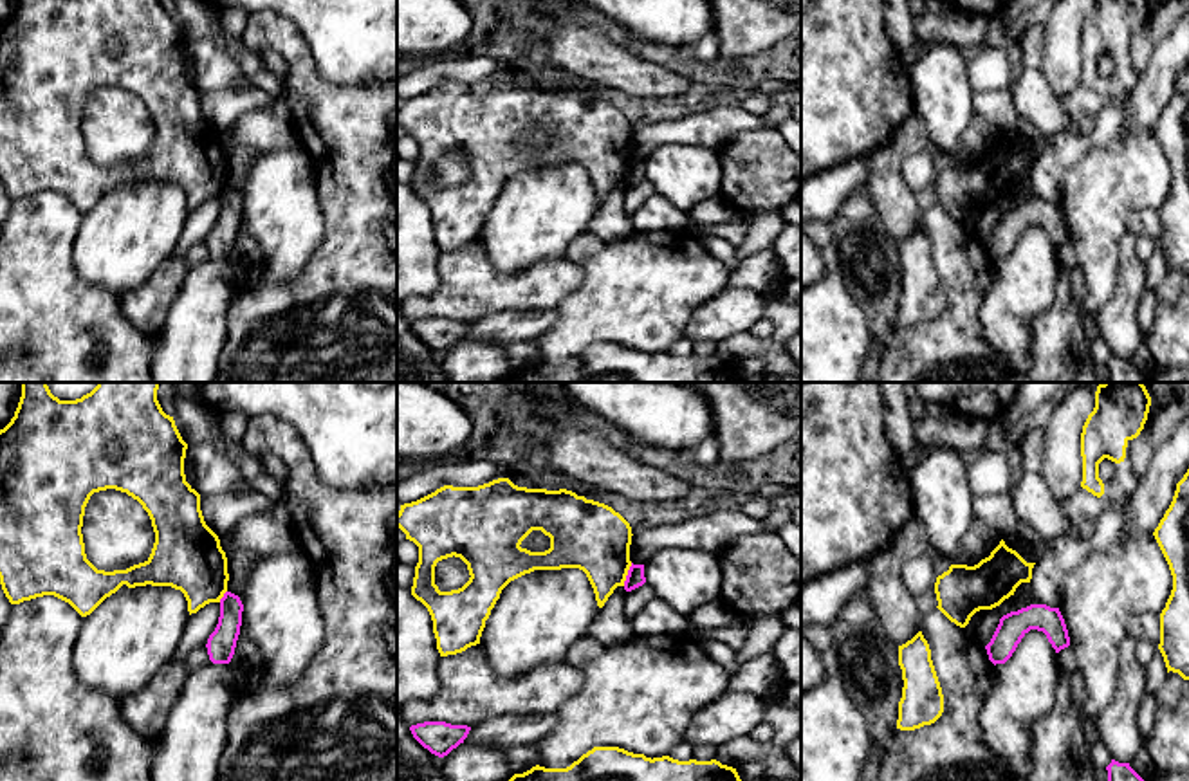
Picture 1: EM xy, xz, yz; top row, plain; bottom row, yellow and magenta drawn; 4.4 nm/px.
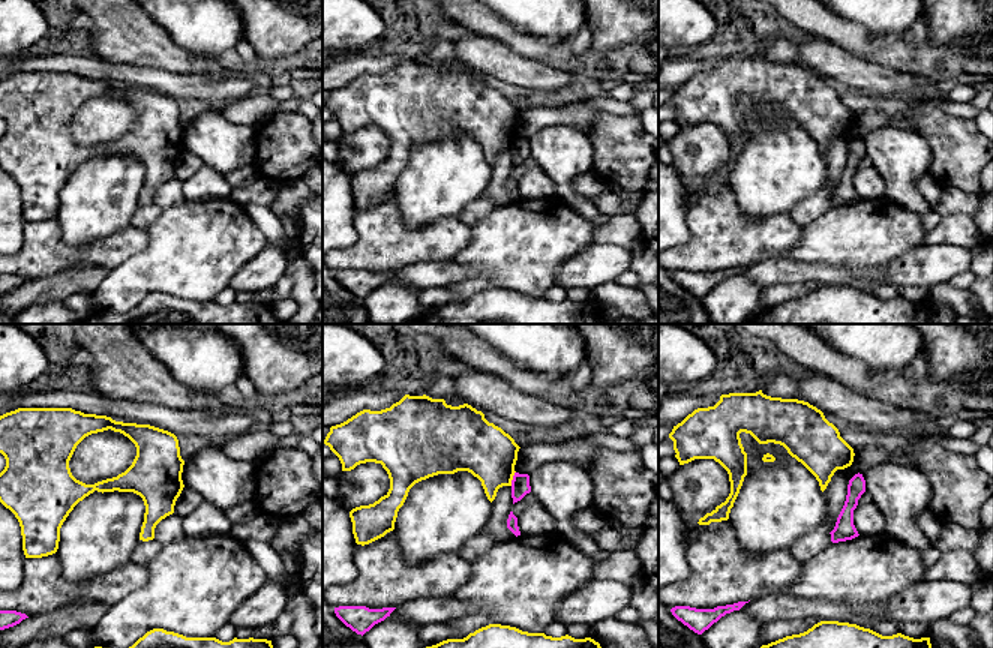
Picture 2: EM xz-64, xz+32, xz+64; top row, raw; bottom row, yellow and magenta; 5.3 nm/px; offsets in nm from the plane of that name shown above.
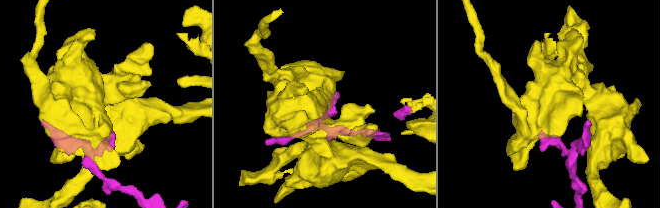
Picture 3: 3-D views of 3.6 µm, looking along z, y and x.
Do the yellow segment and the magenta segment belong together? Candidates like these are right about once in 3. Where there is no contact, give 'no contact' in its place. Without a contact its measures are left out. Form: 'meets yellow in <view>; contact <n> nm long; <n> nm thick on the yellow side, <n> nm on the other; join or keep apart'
meets yellow in xz; contact 110 nm long; 300 nm thick on the yellow side, 80 nm on the other; keep apart

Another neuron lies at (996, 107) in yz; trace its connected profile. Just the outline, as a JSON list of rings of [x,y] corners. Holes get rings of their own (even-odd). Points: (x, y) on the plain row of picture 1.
[[[1009,88],[974,92],[974,114],[994,124],[1001,133],[1012,128],[1019,114]]]

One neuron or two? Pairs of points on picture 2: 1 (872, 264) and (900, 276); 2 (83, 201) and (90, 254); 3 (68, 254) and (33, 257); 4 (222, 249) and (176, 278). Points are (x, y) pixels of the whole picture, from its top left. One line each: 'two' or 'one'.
1: two
2: two
3: one
4: one

